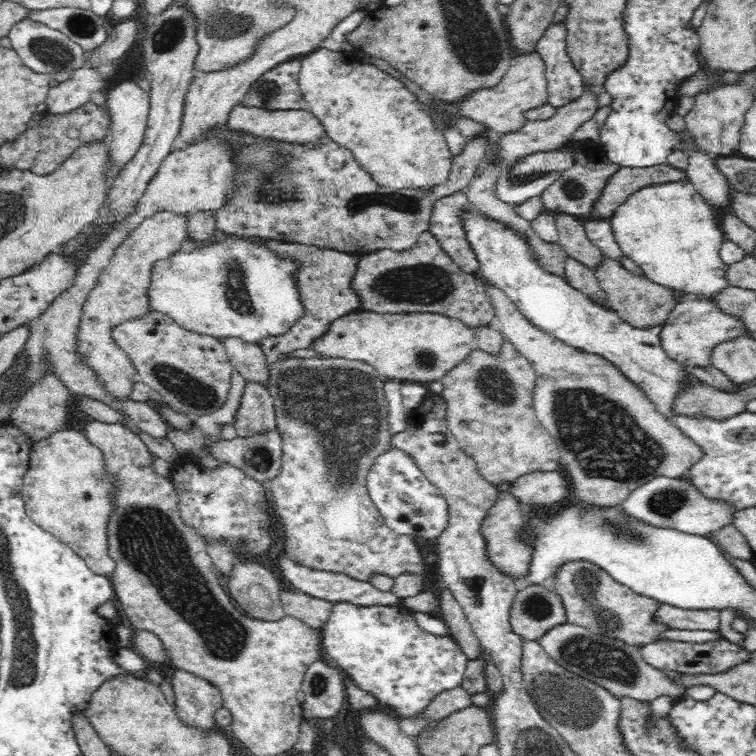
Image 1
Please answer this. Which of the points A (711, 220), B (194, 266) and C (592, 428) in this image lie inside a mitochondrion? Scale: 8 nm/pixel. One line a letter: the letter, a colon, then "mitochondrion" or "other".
A: other
B: other
C: mitochondrion

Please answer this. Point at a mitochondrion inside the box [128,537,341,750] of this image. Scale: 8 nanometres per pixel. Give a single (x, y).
(318, 682)

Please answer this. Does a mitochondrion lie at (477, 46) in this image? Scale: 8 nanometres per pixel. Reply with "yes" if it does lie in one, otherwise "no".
yes

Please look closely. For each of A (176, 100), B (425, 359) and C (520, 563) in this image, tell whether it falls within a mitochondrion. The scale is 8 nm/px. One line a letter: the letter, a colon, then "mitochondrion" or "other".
A: other
B: mitochondrion
C: other

